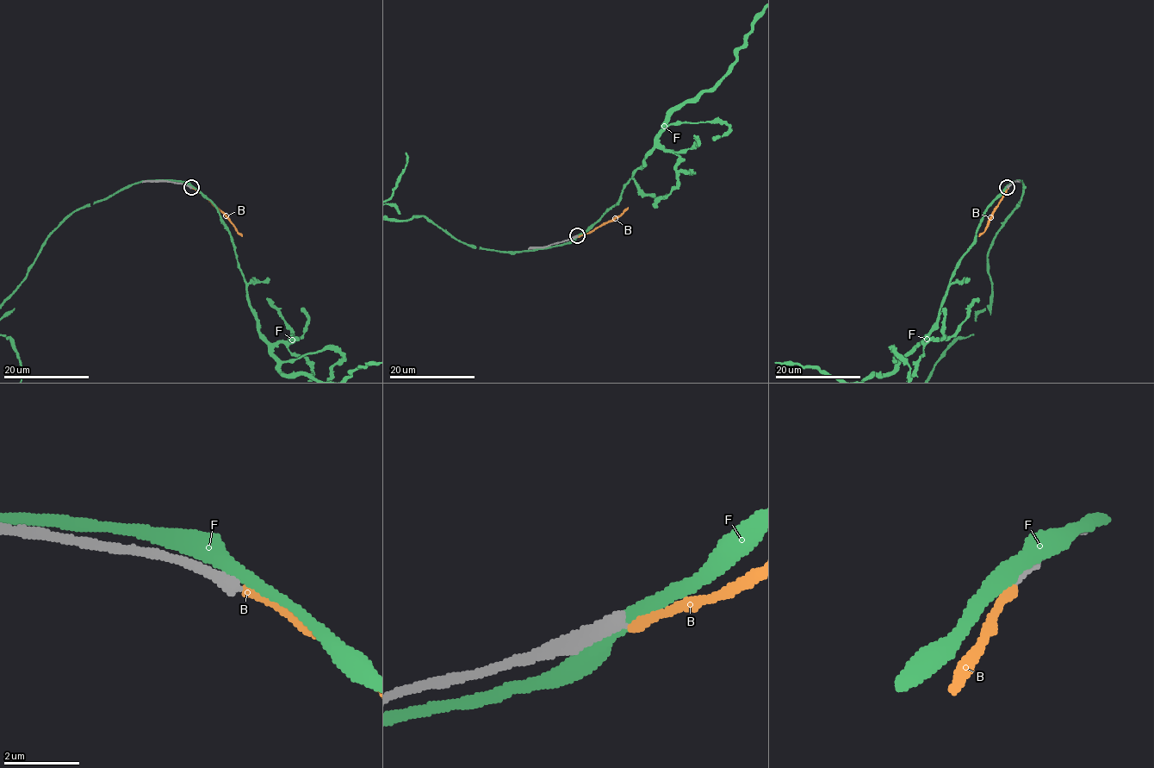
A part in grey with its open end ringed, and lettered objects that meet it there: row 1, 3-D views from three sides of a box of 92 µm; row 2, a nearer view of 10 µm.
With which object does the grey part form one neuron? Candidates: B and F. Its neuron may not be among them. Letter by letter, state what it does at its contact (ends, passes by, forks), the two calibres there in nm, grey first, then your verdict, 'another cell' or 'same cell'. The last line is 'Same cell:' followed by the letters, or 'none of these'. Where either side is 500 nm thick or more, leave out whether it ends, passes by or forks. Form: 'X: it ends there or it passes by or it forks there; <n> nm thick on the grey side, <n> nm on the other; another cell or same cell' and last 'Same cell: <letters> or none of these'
B: it ends there; 380 nm thick on the grey side, 240 nm on the other; another cell
F: it passes by; 440 nm thick on the grey side, 400 nm on the other; another cell
Same cell: none of these

